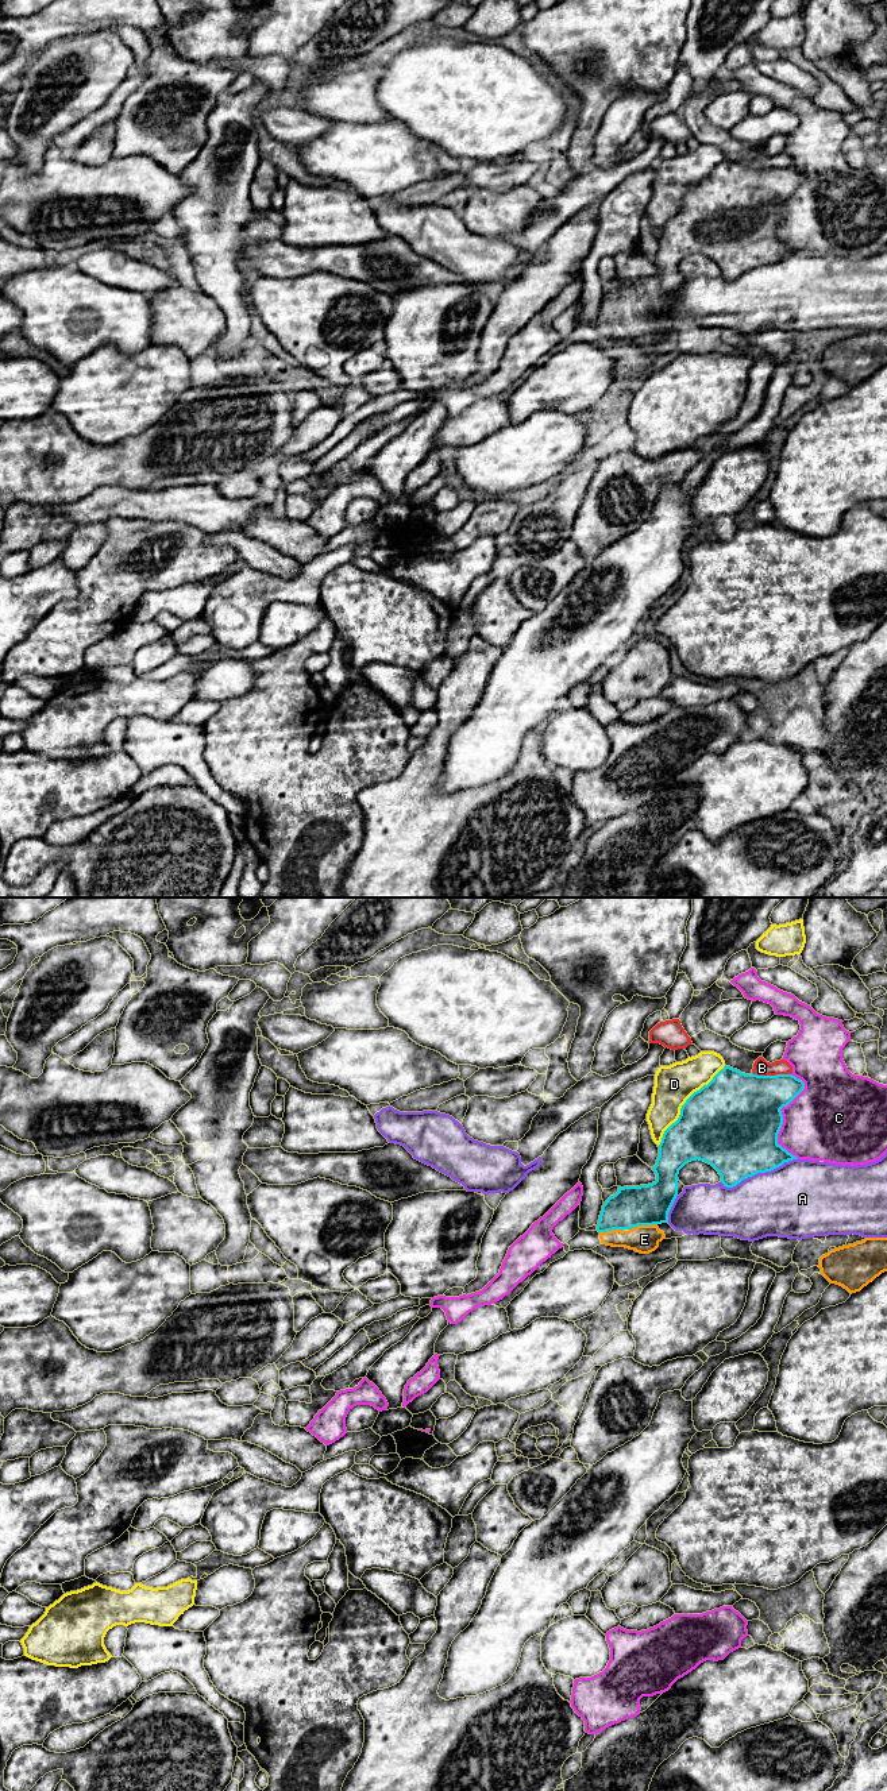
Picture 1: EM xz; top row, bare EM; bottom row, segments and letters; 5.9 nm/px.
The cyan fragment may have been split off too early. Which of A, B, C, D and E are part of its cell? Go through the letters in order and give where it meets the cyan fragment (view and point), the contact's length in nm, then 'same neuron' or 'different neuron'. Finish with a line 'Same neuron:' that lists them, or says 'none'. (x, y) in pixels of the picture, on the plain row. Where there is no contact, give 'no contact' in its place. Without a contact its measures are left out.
A: meets cyan in xz at (759, 265); contact 480 nm long; different neuron
B: meets cyan in xz at (771, 169); contact 240 nm long; different neuron
C: meets cyan in xz at (782, 209); contact 500 nm long; different neuron
D: meets cyan in xz at (683, 197); contact 650 nm long; different neuron
E: meets cyan in xz at (641, 317); contact 180 nm long; same neuron
Same neuron: E

